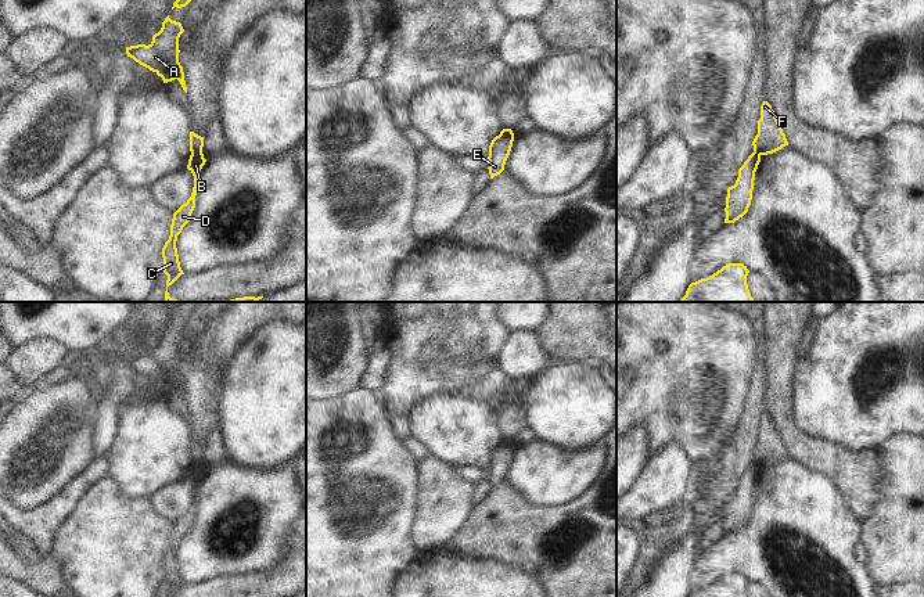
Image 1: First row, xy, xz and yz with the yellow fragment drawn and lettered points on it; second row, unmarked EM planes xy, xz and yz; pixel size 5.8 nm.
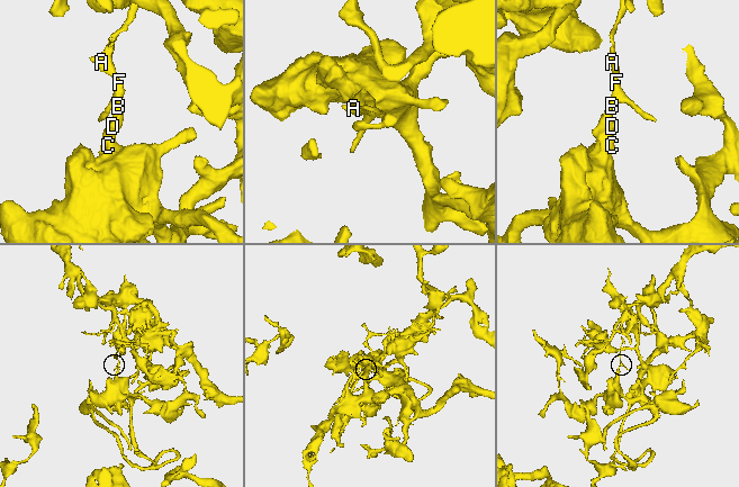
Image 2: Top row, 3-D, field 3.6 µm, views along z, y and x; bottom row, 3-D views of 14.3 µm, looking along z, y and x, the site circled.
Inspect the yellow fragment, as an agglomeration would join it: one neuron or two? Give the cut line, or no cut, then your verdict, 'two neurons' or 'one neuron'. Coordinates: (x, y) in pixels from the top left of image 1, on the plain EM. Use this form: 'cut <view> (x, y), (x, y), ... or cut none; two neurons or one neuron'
cut xy (191, 461), (201, 463); two neurons

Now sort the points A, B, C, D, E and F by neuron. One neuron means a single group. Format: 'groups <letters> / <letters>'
groups A E F / B C D

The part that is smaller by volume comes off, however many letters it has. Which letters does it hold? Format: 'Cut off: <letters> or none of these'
Cut off: A, E, F

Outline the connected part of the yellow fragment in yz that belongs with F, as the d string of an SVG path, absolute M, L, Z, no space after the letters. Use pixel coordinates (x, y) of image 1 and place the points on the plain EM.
M767 411L761 416L761 429L758 431L758 445L754 452L754 461L761 465L773 464L788 456L785 445Z

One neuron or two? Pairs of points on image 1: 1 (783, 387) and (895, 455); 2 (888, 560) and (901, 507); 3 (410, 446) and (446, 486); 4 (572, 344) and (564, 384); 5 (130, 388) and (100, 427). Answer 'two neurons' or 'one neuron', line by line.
1: two neurons
2: one neuron
3: two neurons
4: two neurons
5: one neuron

